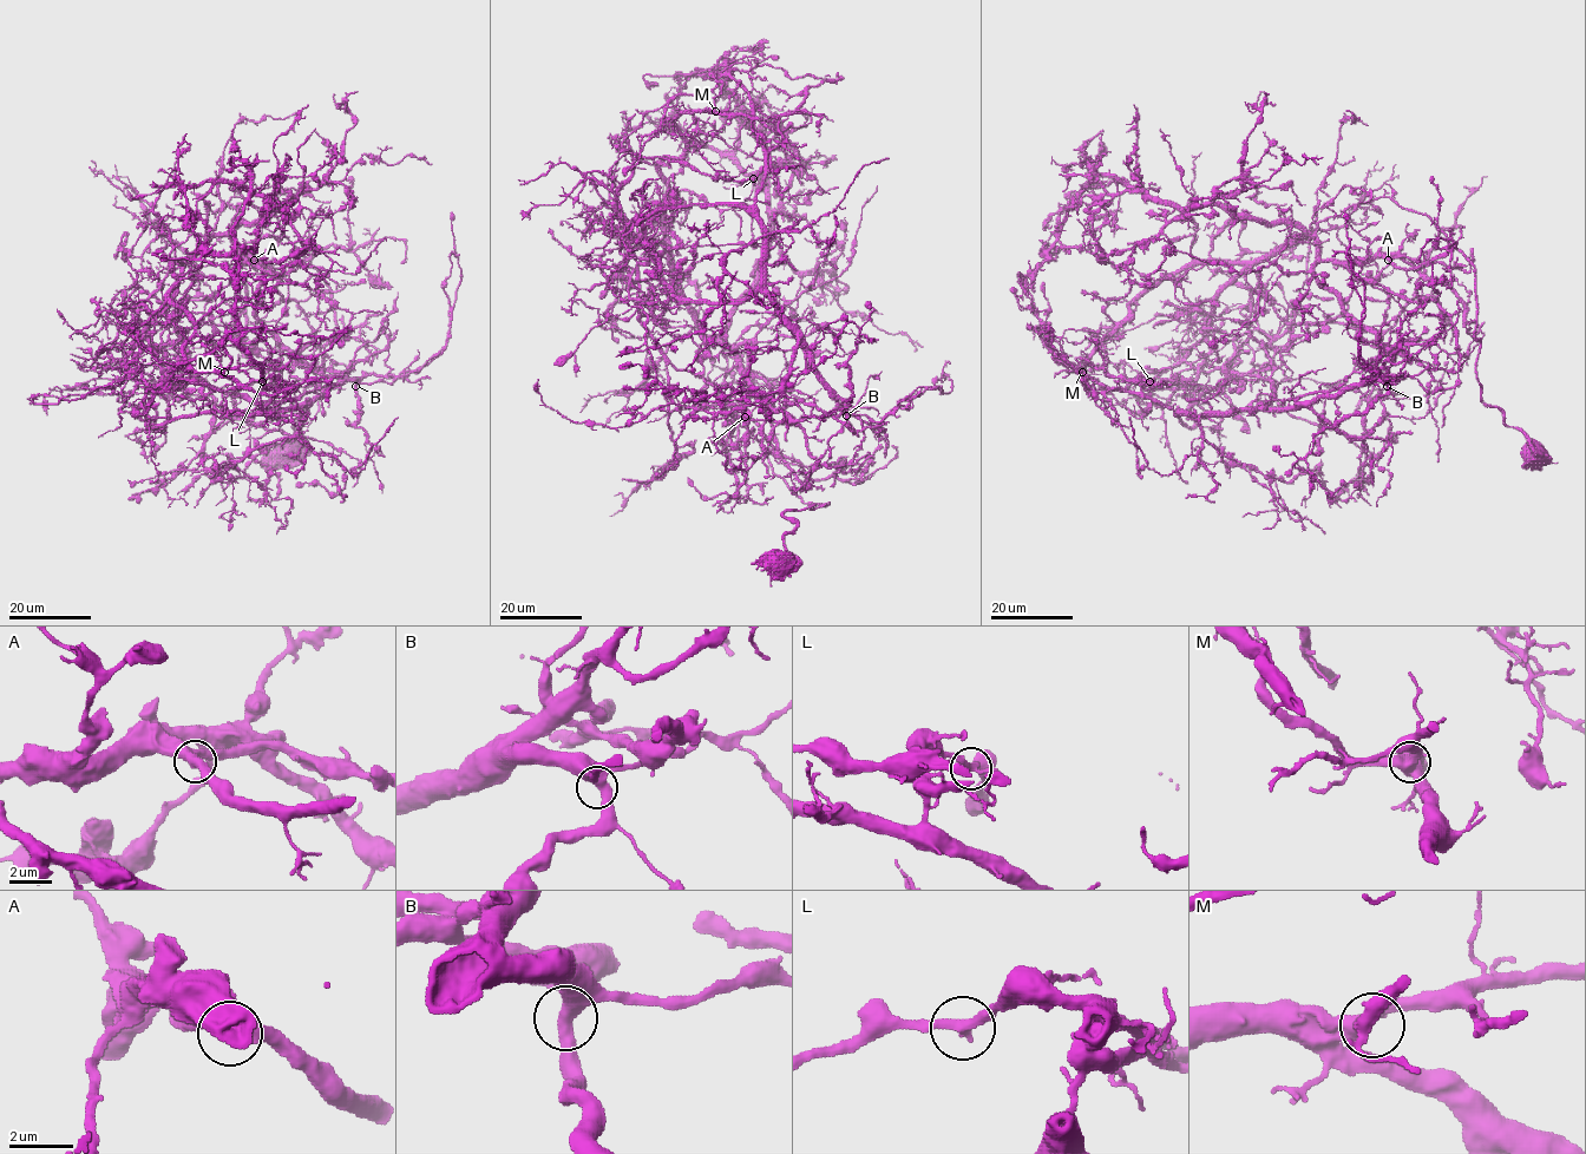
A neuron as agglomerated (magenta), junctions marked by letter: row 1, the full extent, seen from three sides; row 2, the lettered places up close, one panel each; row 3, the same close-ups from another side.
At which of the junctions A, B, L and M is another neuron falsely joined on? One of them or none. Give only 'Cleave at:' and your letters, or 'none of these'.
Cleave at: L

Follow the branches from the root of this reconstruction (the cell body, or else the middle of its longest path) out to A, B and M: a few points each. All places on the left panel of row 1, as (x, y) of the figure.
A: (287, 456), (305, 407), (293, 404), (336, 333), (332, 289), (273, 214), (231, 197), (230, 242), (254, 260)
B: (287, 456), (332, 289), (231, 197), (255, 315), (355, 386)
M: (287, 456), (332, 289), (241, 197), (169, 294), (184, 359), (224, 372)

